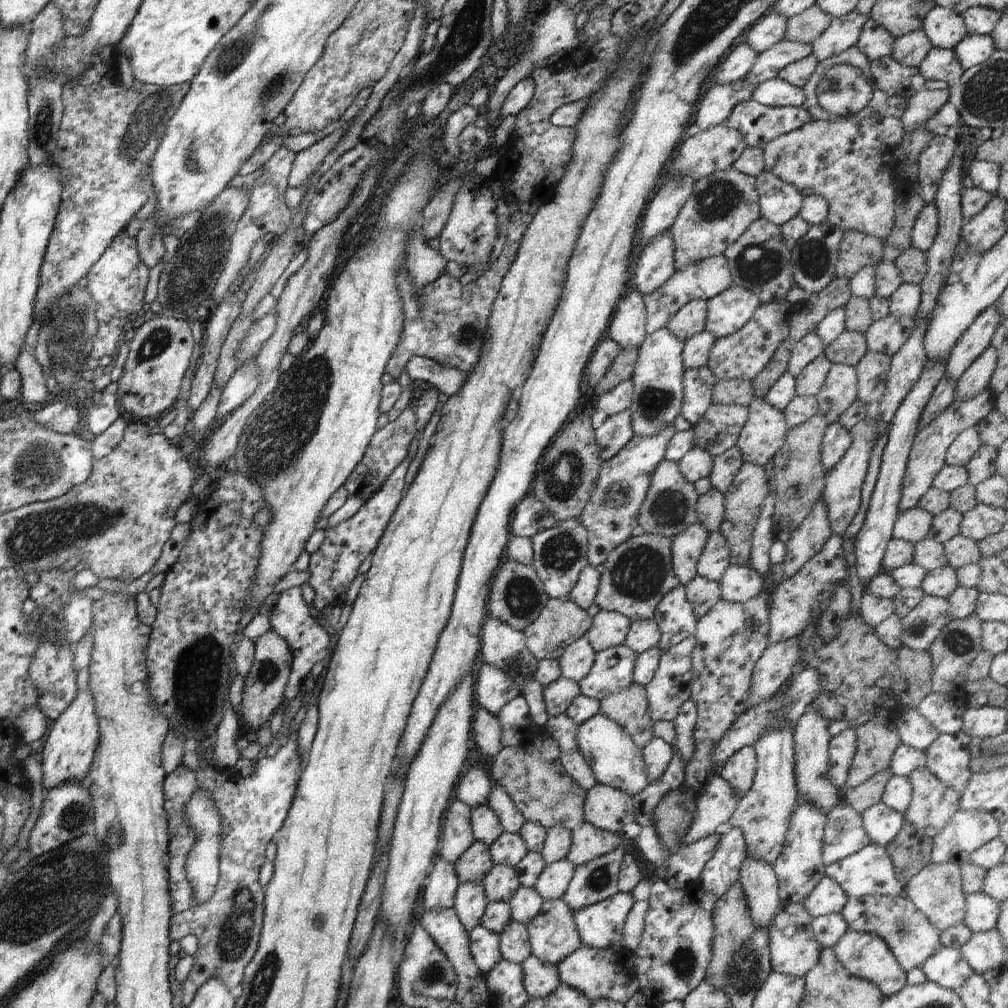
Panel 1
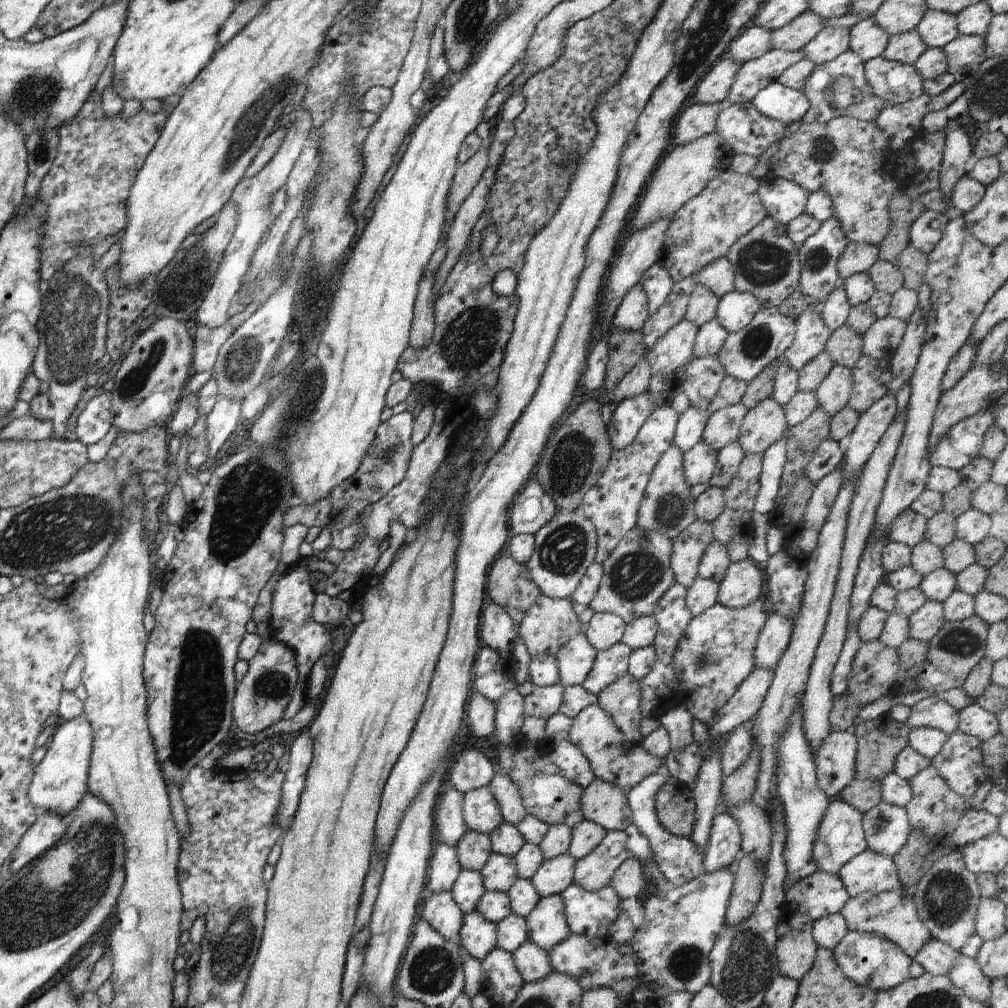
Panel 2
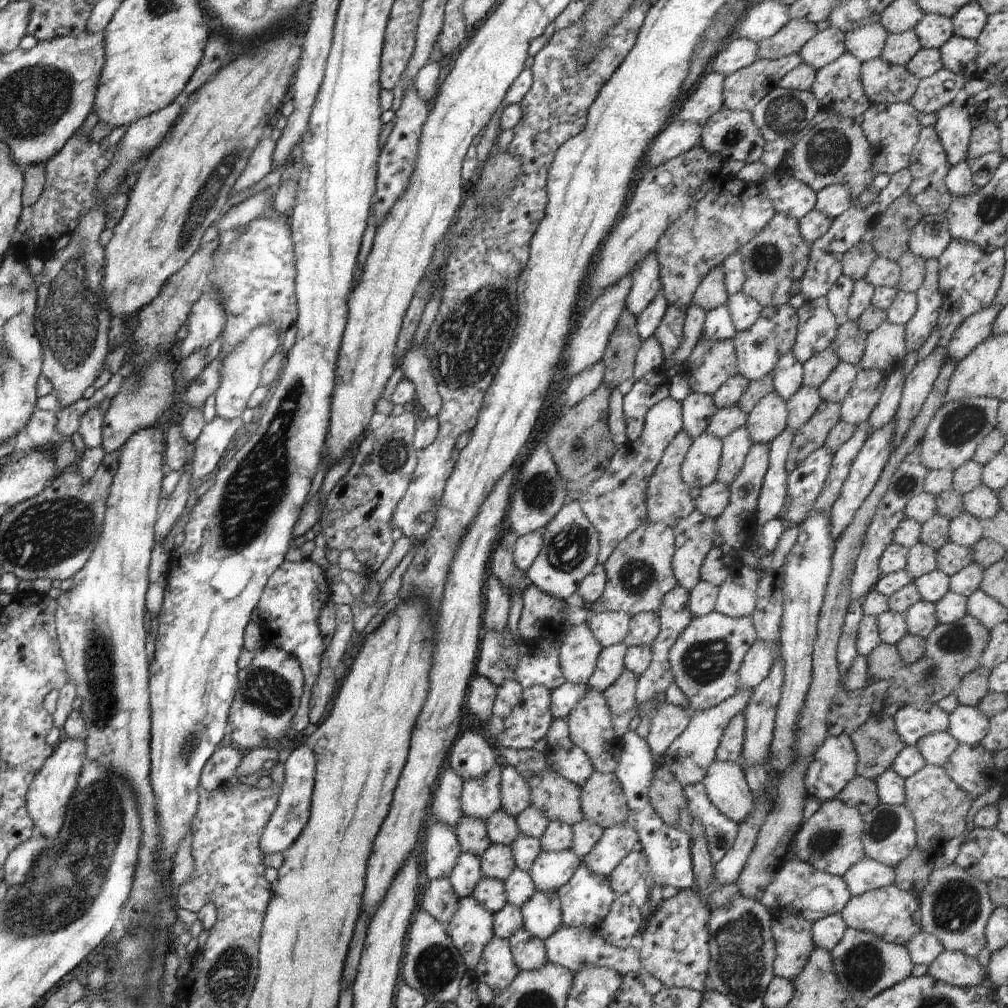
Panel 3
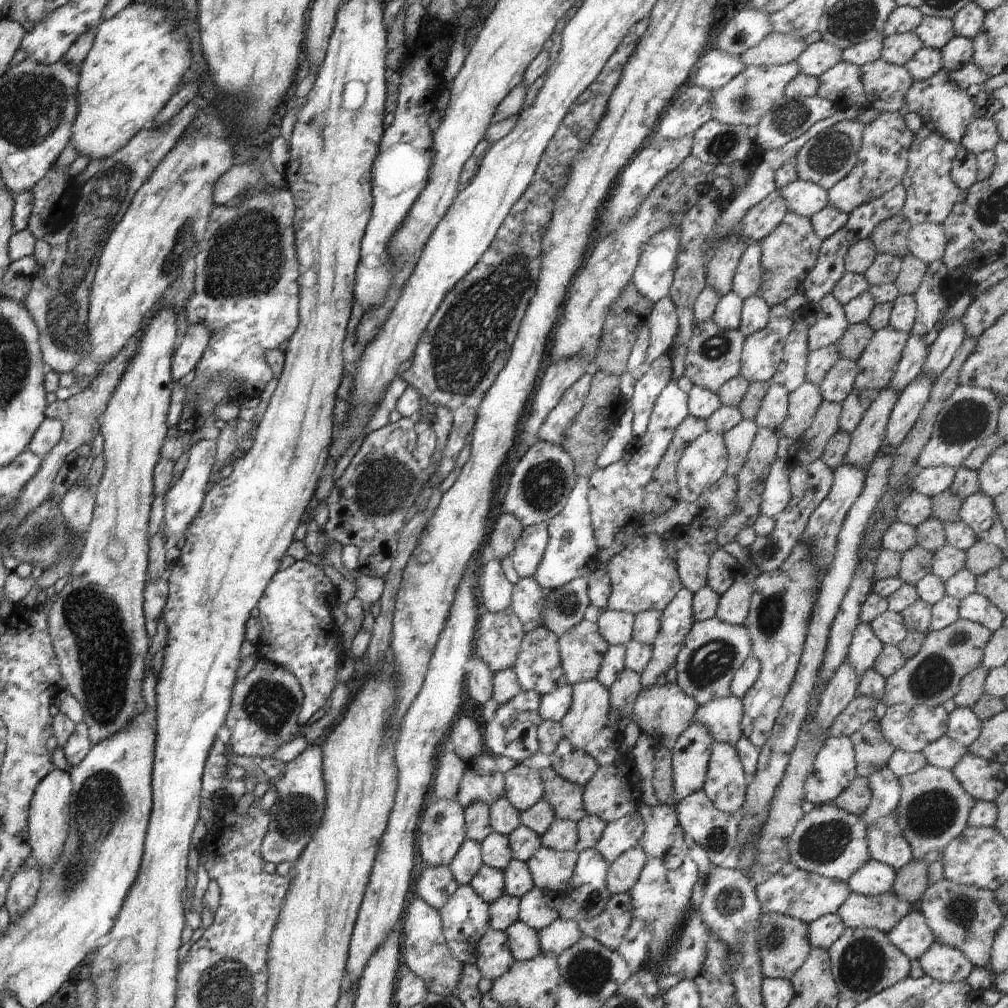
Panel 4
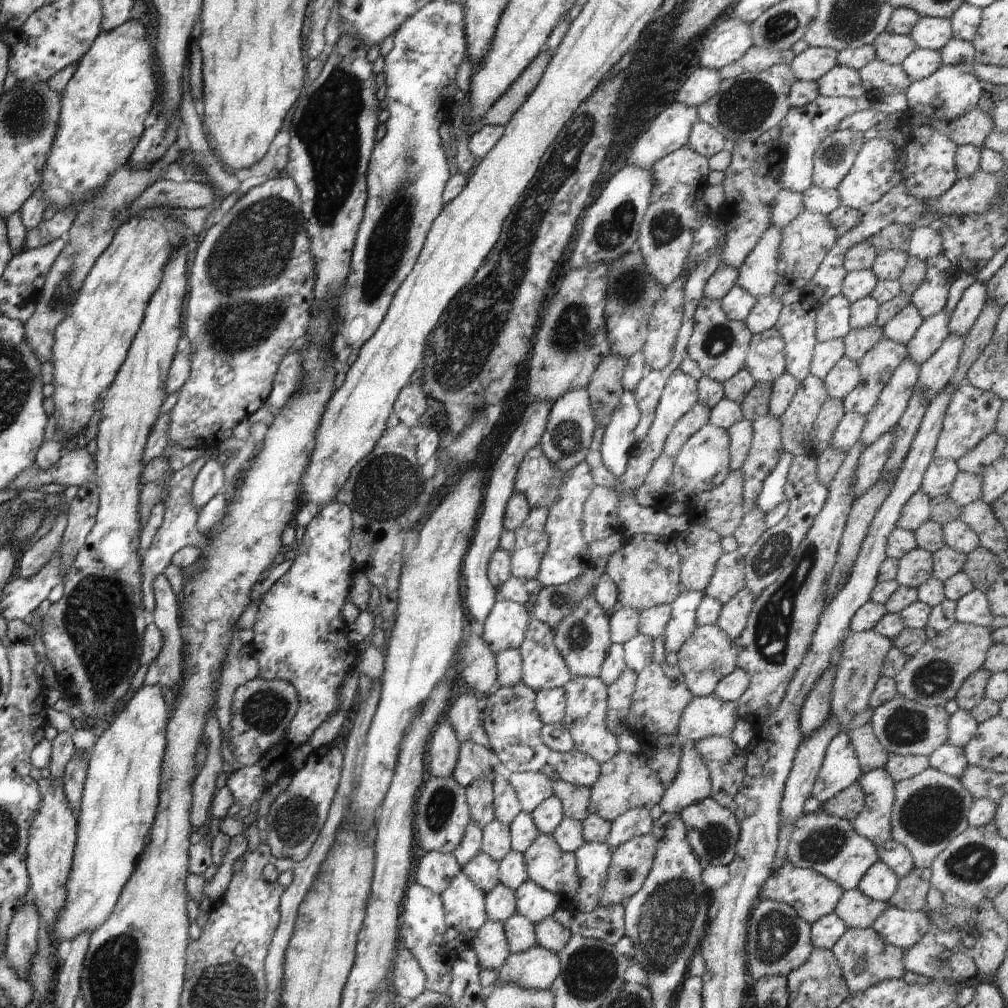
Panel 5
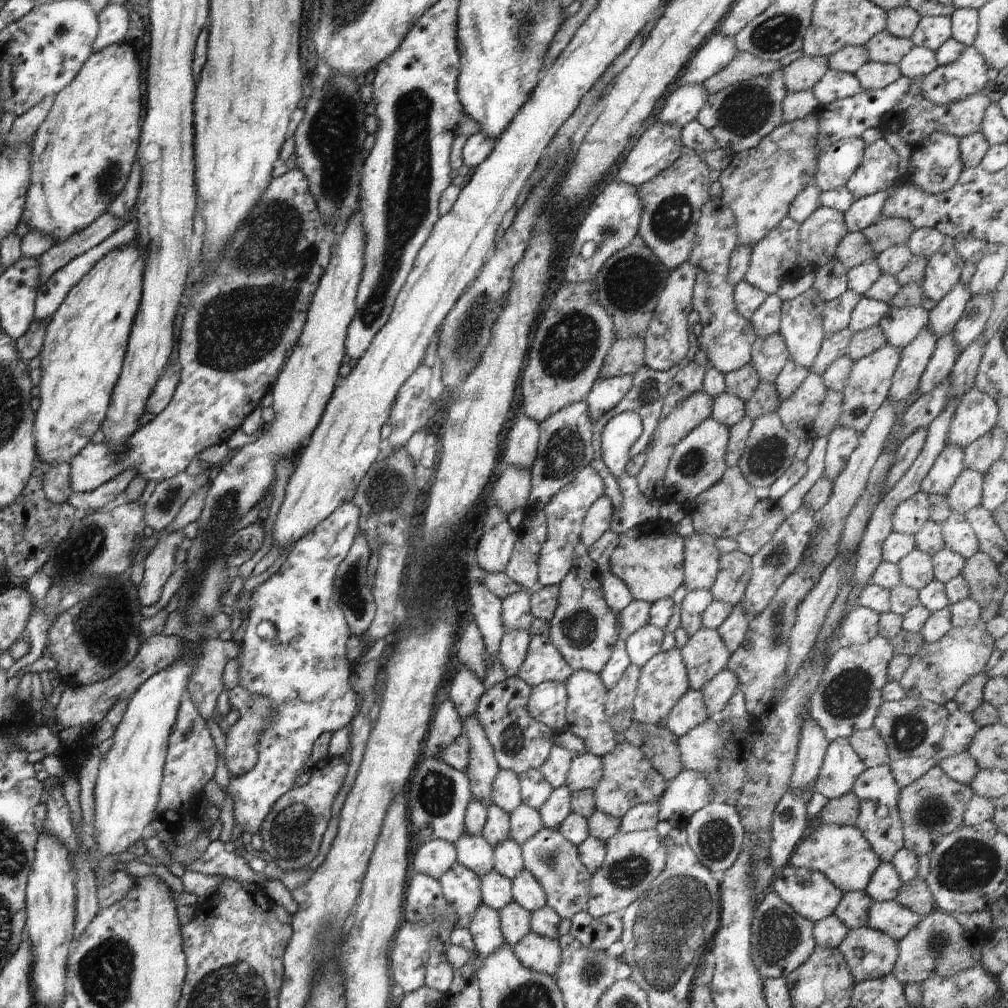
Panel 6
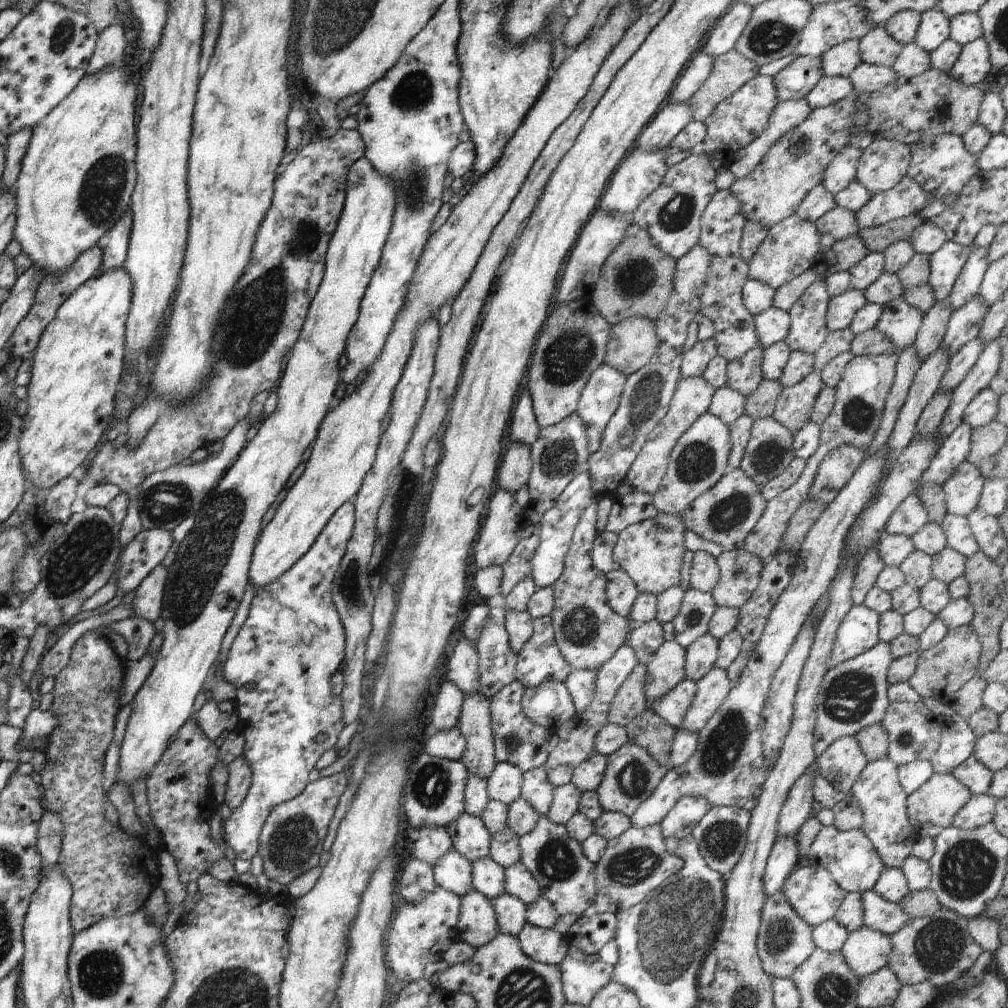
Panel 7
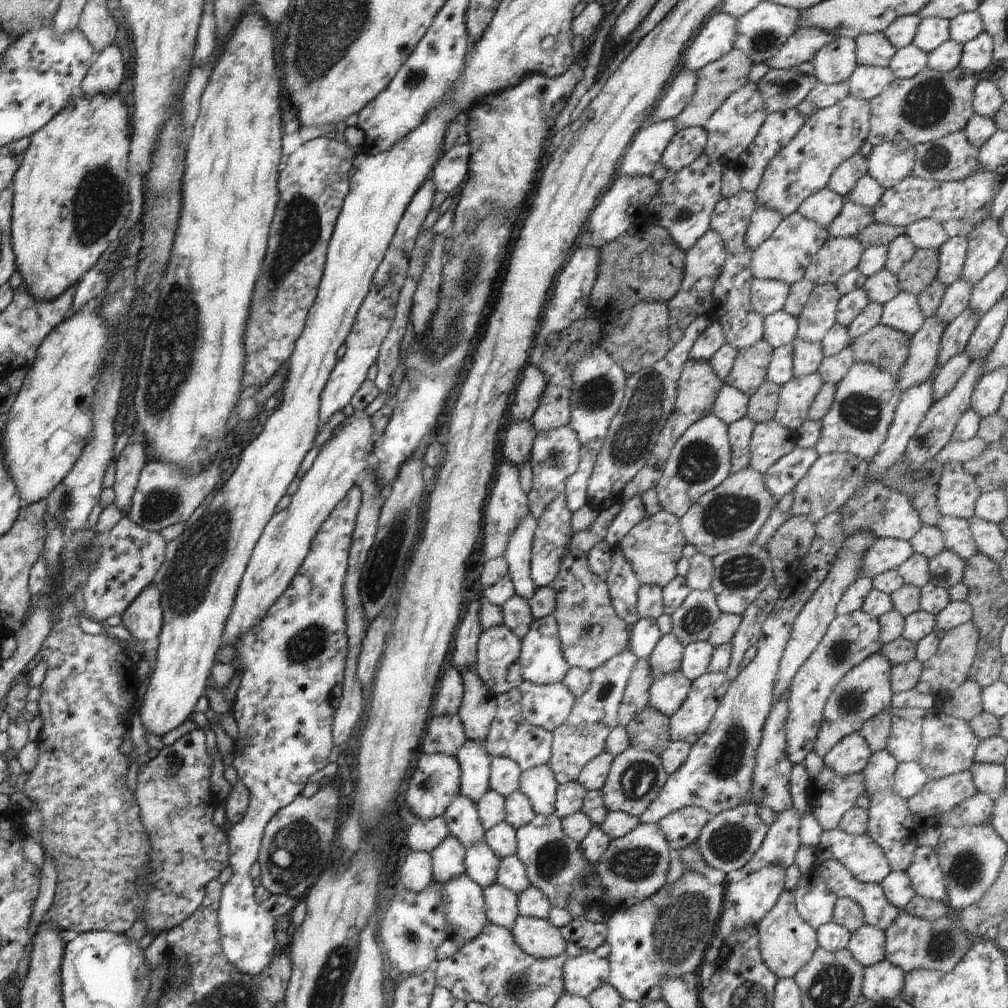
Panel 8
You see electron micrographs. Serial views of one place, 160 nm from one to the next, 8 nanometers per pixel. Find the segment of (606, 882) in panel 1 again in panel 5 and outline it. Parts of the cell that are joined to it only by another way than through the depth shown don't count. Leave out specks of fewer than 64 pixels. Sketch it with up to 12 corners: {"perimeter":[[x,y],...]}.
{"perimeter":[[631,808],[611,822],[605,843],[614,850],[649,835],[648,809]]}

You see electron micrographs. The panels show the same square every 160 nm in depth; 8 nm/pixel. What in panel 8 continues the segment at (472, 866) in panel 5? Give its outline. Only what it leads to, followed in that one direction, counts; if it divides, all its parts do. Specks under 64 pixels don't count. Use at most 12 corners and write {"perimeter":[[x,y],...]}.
{"perimeter":[[458,794],[443,818],[464,849],[485,839],[476,803]]}

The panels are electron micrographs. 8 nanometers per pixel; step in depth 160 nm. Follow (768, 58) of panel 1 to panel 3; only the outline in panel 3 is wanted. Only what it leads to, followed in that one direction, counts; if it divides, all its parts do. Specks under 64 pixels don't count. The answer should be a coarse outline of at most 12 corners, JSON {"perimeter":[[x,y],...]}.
{"perimeter":[[758,59],[723,82],[723,107],[751,113],[802,63]]}

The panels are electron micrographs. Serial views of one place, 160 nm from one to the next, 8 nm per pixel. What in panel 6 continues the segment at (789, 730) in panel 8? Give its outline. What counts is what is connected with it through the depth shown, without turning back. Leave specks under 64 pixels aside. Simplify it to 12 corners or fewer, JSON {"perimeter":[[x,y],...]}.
{"perimeter":[[850,608],[838,630],[838,646],[878,636],[879,614]]}

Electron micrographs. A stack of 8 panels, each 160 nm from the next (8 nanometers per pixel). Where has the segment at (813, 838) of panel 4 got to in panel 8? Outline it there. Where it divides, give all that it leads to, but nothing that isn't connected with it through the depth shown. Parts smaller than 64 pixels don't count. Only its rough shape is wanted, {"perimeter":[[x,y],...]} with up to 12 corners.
{"perimeter":[[823,831],[816,848],[860,882],[880,885],[892,872],[867,834]]}

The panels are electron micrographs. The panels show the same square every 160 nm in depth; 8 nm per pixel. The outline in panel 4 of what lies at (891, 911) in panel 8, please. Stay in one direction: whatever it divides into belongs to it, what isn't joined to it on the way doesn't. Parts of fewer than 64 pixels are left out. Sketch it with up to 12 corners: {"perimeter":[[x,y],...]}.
{"perimeter":[[915,908],[887,934],[911,961],[935,942]]}

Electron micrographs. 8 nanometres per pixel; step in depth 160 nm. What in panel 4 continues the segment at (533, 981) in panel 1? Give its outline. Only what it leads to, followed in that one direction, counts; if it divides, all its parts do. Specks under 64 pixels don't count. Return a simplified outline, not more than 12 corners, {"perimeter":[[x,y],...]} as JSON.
{"perimeter":[[518,920],[505,930],[516,961],[541,952],[538,931]]}

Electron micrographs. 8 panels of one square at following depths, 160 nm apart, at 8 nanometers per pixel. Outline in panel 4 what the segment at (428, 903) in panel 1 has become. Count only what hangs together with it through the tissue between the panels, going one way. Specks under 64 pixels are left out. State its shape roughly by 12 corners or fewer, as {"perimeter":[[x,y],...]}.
{"perimeter":[[437,799],[416,836],[430,867],[448,867],[467,839],[464,809]]}

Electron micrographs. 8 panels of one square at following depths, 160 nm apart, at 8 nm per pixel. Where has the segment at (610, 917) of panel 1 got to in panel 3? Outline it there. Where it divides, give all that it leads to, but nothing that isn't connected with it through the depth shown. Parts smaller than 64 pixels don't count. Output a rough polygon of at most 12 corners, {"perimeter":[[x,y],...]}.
{"perimeter":[[580,863],[557,890],[562,925],[592,930],[618,895]]}

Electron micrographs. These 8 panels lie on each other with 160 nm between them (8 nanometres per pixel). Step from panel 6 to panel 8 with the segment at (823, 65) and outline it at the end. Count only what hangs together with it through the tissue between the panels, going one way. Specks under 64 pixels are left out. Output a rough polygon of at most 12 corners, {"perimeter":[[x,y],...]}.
{"perimeter":[[810,62],[771,69],[756,86],[764,112],[786,112],[819,84]]}

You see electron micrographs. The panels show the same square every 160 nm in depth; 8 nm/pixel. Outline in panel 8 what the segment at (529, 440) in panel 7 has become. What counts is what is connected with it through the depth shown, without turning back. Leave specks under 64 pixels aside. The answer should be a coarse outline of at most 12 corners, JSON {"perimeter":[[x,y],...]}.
{"perimeter":[[527,364],[507,416],[531,420],[544,396],[544,372]]}

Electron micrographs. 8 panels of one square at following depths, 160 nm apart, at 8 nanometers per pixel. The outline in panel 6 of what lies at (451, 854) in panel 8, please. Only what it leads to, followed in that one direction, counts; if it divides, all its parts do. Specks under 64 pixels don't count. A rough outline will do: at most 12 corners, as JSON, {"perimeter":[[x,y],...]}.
{"perimeter":[[460,862],[440,876],[454,904],[455,927],[467,928],[481,904],[479,877]]}

